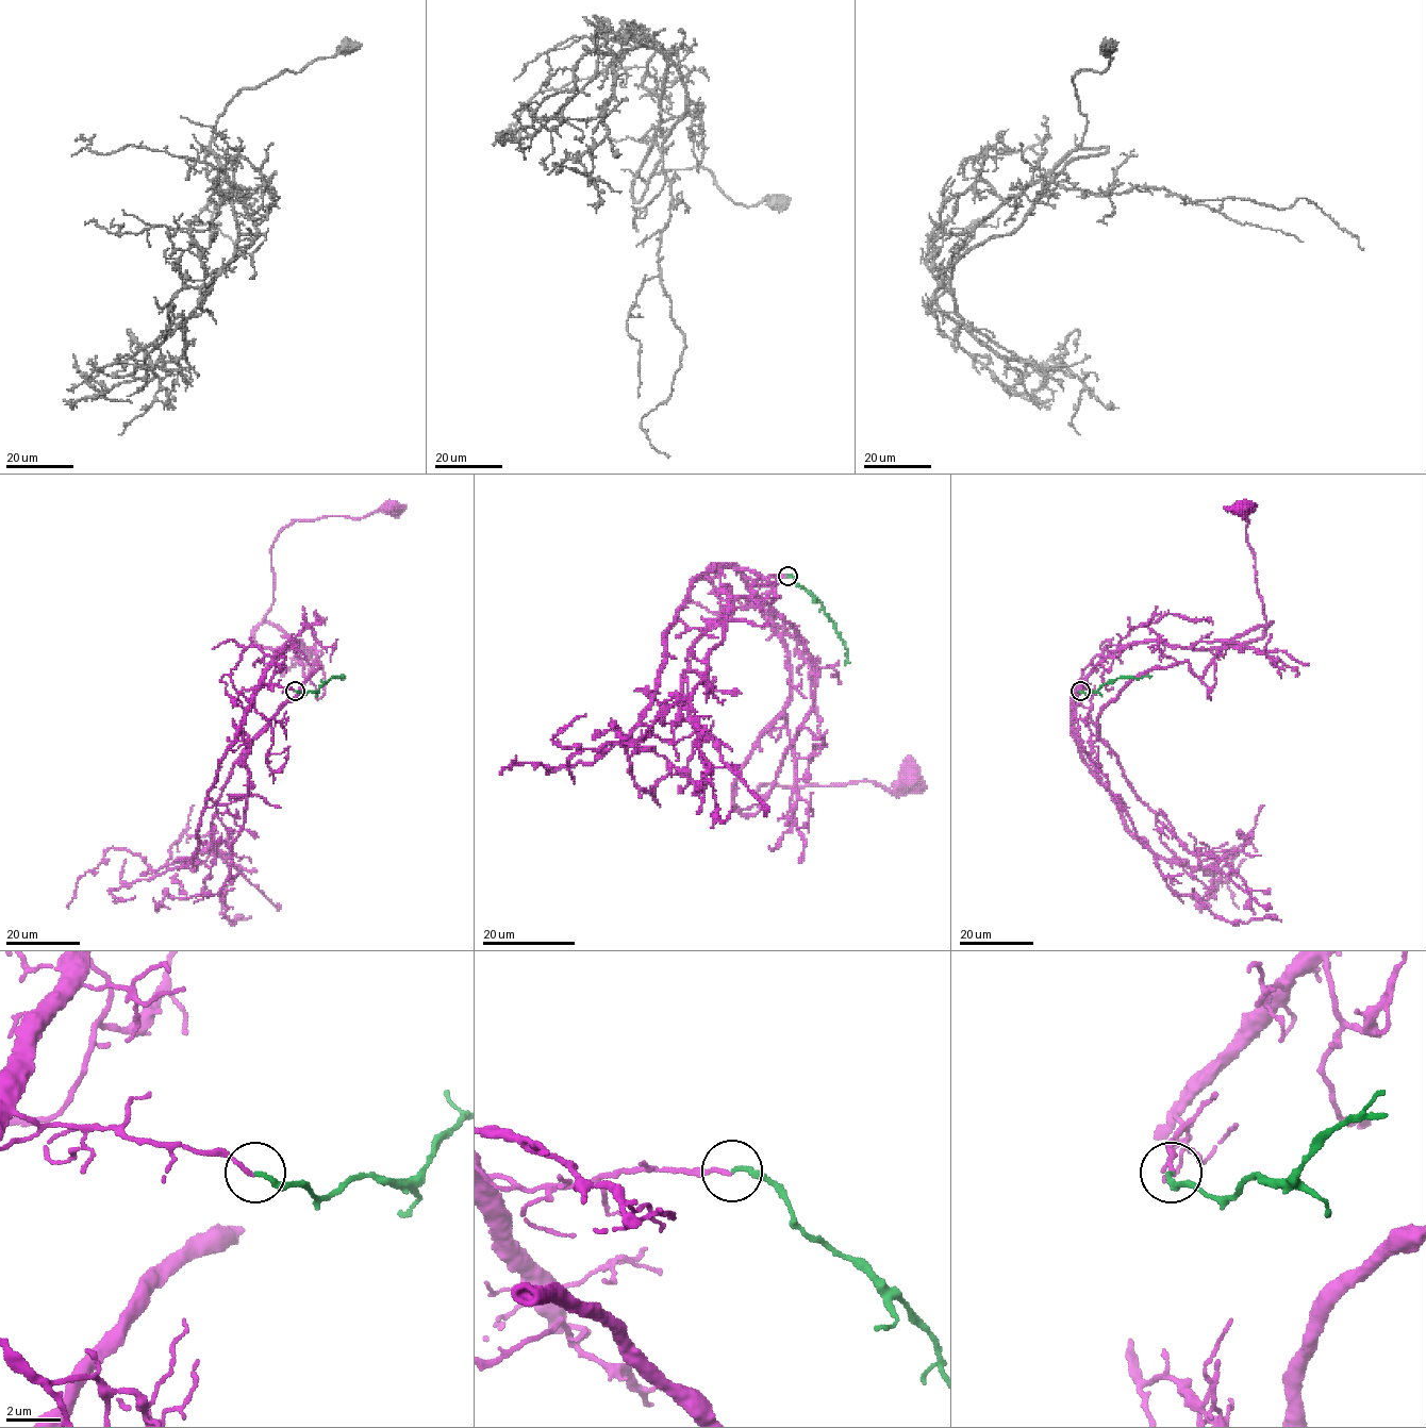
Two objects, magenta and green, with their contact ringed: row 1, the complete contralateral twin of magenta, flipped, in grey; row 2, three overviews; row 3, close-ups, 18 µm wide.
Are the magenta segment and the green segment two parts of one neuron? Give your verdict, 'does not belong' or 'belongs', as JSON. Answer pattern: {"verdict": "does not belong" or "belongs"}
{"verdict": "belongs"}

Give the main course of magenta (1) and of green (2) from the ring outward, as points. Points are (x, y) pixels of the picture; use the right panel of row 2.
1: (1081, 692), (1112, 653), (1142, 641), (1226, 649), (1262, 637), (1243, 518), (1252, 510), (1241, 508)
2: (1081, 691), (1085, 694), (1096, 692), (1120, 678), (1151, 677)

